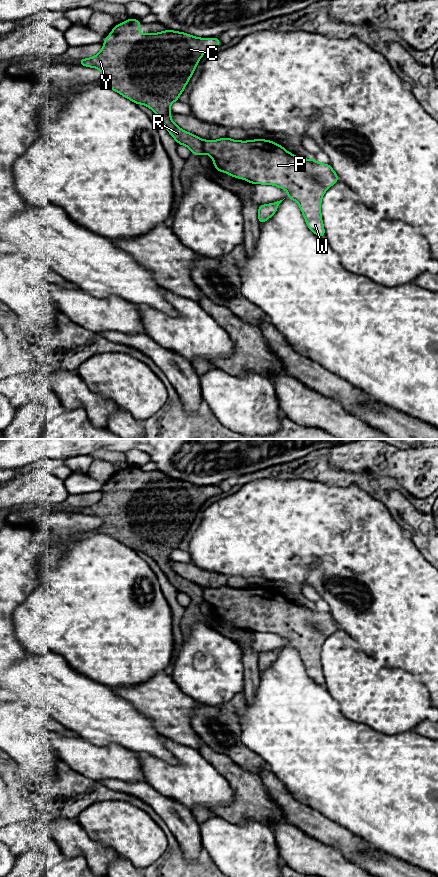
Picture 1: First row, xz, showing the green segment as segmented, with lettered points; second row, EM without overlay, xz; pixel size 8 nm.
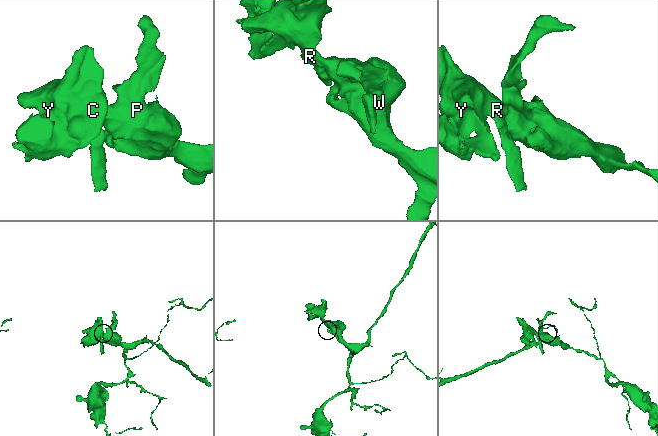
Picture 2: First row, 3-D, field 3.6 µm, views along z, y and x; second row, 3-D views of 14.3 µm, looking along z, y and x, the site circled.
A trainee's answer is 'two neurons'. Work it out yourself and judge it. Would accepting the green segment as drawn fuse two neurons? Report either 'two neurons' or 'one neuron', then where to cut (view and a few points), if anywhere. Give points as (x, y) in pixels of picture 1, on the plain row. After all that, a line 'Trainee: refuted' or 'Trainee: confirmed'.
two neurons | xz (204, 588), (203, 600)
Trainee: confirmed

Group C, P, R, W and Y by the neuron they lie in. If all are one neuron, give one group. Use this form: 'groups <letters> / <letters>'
groups C R Y / P W

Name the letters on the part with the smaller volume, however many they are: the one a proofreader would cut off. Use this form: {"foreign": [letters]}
{"foreign": ["C", "R", "Y"]}

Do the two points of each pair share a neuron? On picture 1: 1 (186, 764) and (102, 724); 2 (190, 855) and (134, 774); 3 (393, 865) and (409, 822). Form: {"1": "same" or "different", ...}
{"1": "different", "2": "different", "3": "different"}

